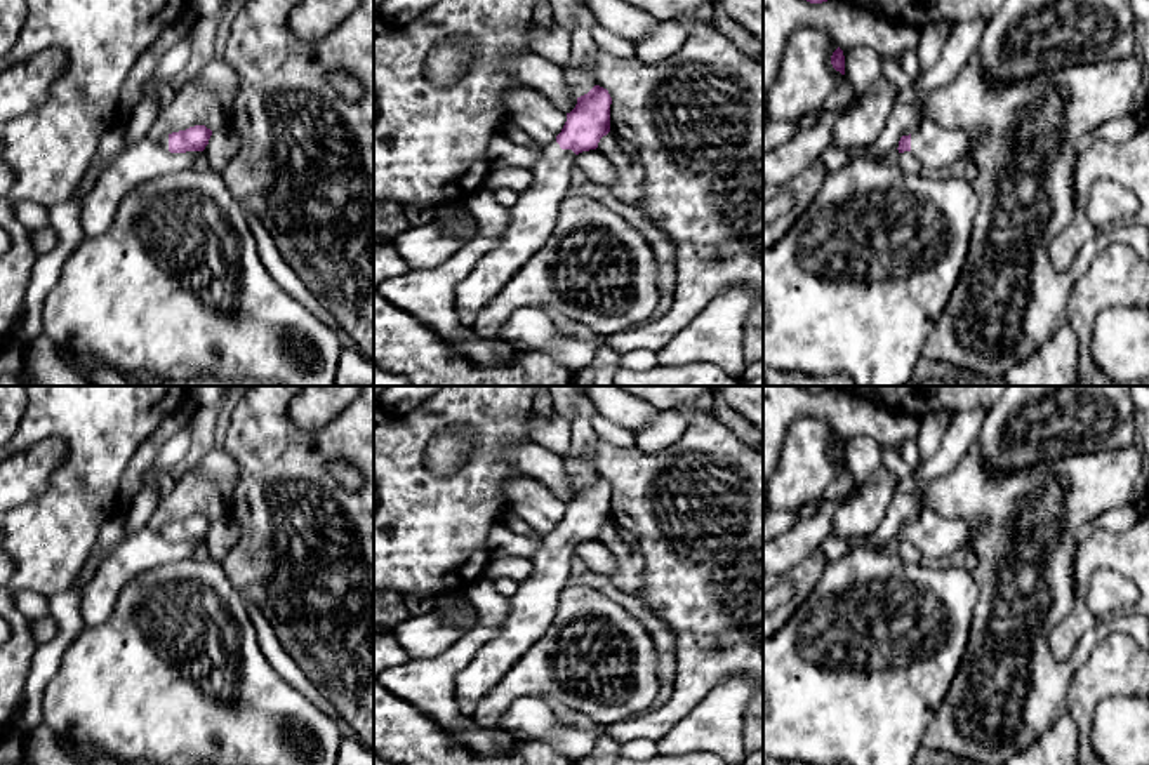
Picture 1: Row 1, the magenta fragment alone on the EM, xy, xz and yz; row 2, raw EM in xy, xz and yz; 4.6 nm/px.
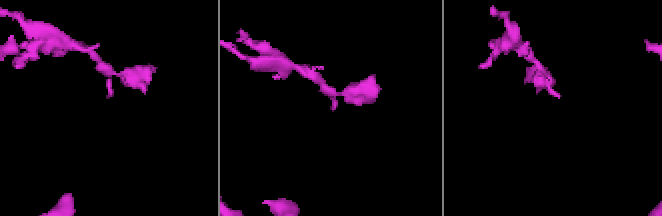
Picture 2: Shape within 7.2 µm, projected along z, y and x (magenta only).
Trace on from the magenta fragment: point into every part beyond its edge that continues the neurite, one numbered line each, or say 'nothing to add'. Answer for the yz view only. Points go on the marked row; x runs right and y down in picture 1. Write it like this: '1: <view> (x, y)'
1: yz (937, 148)

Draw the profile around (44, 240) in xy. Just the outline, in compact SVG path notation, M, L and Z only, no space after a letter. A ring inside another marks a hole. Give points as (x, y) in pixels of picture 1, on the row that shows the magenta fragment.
M50 226L37 231L30 231L30 240L37 252L37 257L42 257L43 254L50 252L57 245L57 236Z

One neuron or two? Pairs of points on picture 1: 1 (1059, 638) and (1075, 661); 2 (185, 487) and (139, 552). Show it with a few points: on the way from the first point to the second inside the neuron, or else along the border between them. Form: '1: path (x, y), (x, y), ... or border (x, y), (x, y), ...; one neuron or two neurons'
1: border (1068, 614), (1049, 635), (1049, 651), (1056, 661); two neurons
2: border (146, 527), (157, 534); two neurons

